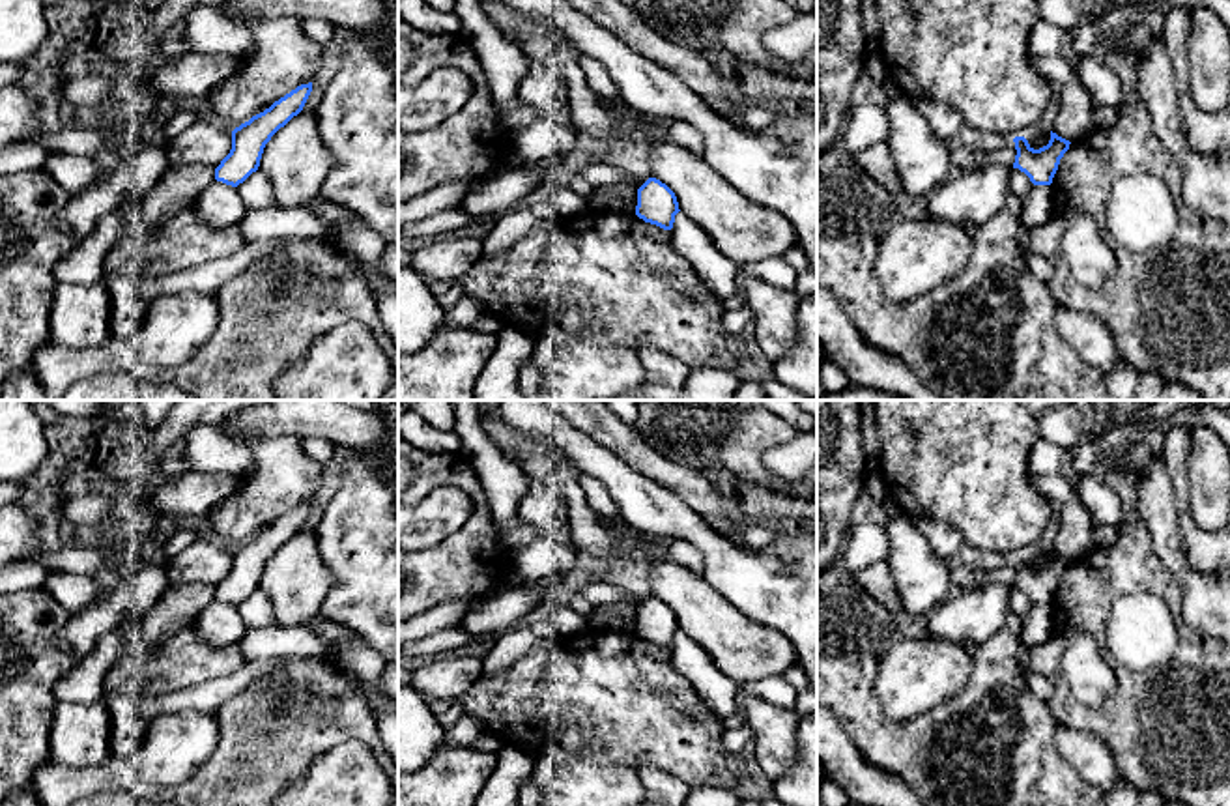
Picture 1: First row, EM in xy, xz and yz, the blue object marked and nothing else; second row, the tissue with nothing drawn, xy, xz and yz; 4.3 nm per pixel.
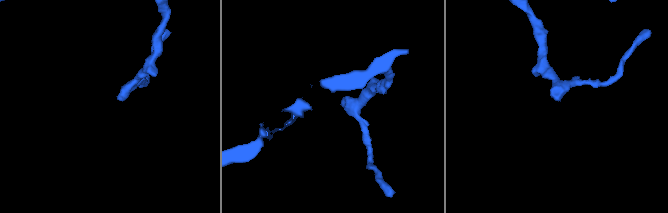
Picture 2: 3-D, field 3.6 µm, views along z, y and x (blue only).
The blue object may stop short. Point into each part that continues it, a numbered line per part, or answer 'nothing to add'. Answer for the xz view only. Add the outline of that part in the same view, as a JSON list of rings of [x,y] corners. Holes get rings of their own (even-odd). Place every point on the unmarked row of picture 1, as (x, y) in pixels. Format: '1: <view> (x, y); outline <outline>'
nothing to add

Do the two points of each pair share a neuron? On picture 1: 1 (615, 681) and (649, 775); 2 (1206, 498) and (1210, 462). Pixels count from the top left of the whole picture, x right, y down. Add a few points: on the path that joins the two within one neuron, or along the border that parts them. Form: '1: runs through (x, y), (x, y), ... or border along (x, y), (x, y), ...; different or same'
1: border along (640, 765), (666, 767), (686, 782); different
2: runs through (1210, 489), (1210, 472); same

